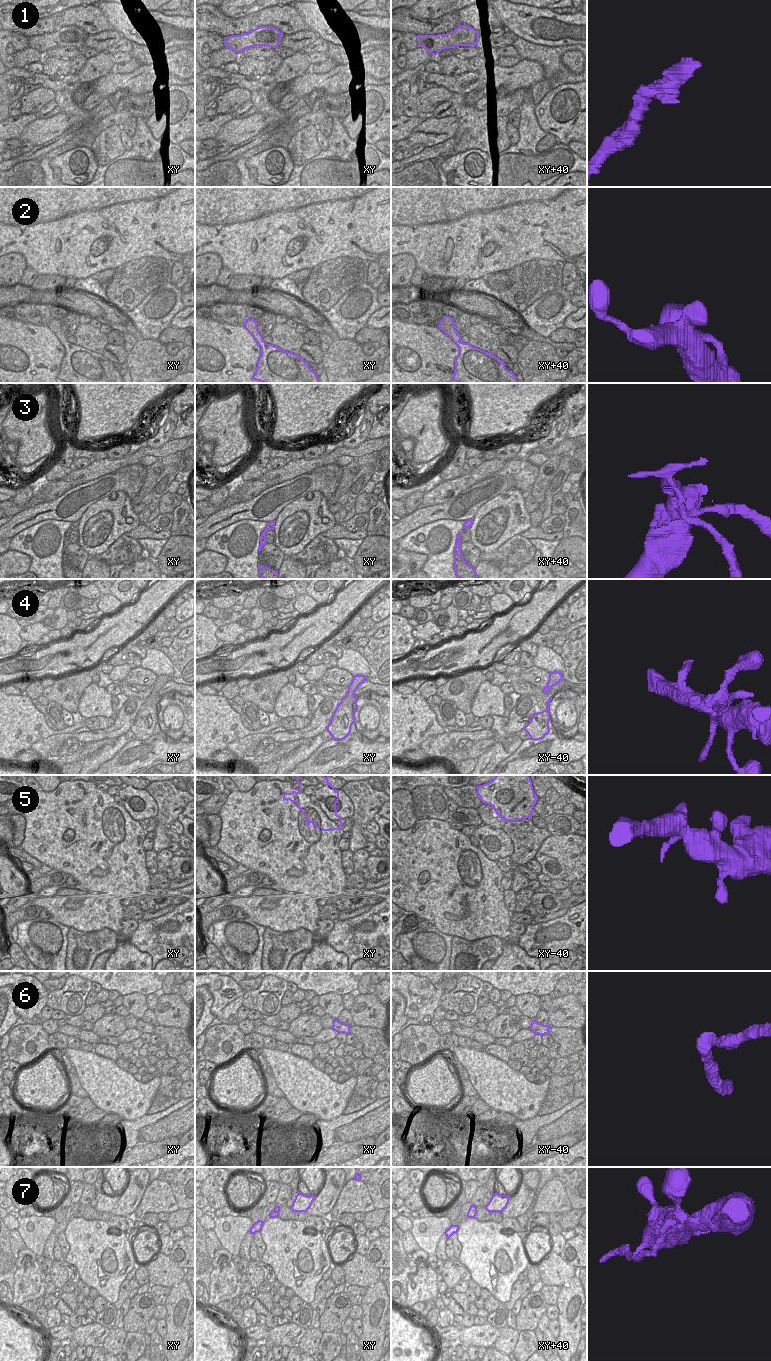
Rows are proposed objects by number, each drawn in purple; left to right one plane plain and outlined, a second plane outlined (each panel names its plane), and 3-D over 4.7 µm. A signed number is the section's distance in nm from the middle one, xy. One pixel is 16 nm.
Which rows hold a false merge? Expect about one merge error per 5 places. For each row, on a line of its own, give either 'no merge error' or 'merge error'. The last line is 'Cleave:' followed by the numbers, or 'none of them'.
1: no merge error
2: no merge error
3: no merge error
4: no merge error
5: merge error
6: merge error
7: merge error
Cleave: 5, 6, 7

